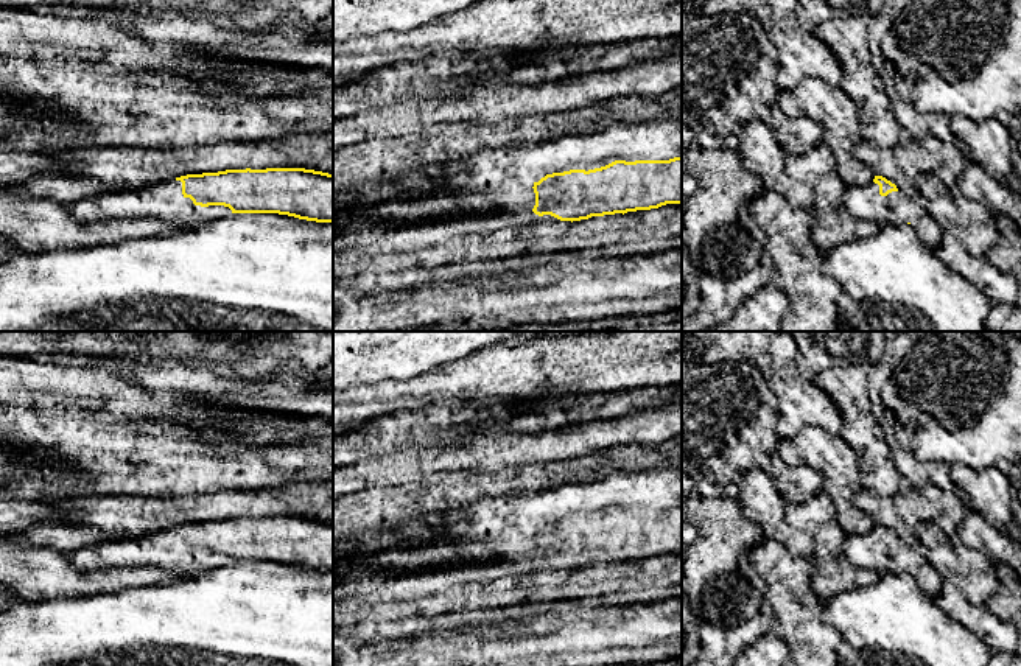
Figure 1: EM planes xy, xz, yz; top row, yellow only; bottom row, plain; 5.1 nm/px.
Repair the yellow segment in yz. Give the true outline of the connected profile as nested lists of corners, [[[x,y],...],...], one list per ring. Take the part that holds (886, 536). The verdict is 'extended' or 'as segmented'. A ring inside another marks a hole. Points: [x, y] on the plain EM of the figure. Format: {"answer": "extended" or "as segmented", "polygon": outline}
{"answer": "extended", "polygon": [[[875,524],[870,532],[850,534],[844,542],[847,559],[858,568],[870,568],[878,573],[909,571],[923,594],[934,599],[939,596],[943,577],[910,546],[898,540],[896,534],[882,524]]]}

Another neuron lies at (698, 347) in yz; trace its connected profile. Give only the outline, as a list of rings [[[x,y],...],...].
[[[682,331],[682,364],[702,367],[747,361],[766,377],[772,373],[769,341],[777,331]]]

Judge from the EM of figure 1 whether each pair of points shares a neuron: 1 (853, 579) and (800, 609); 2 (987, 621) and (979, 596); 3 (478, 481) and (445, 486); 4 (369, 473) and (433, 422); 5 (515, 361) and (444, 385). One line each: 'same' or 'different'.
1: different
2: different
3: same
4: different
5: same

